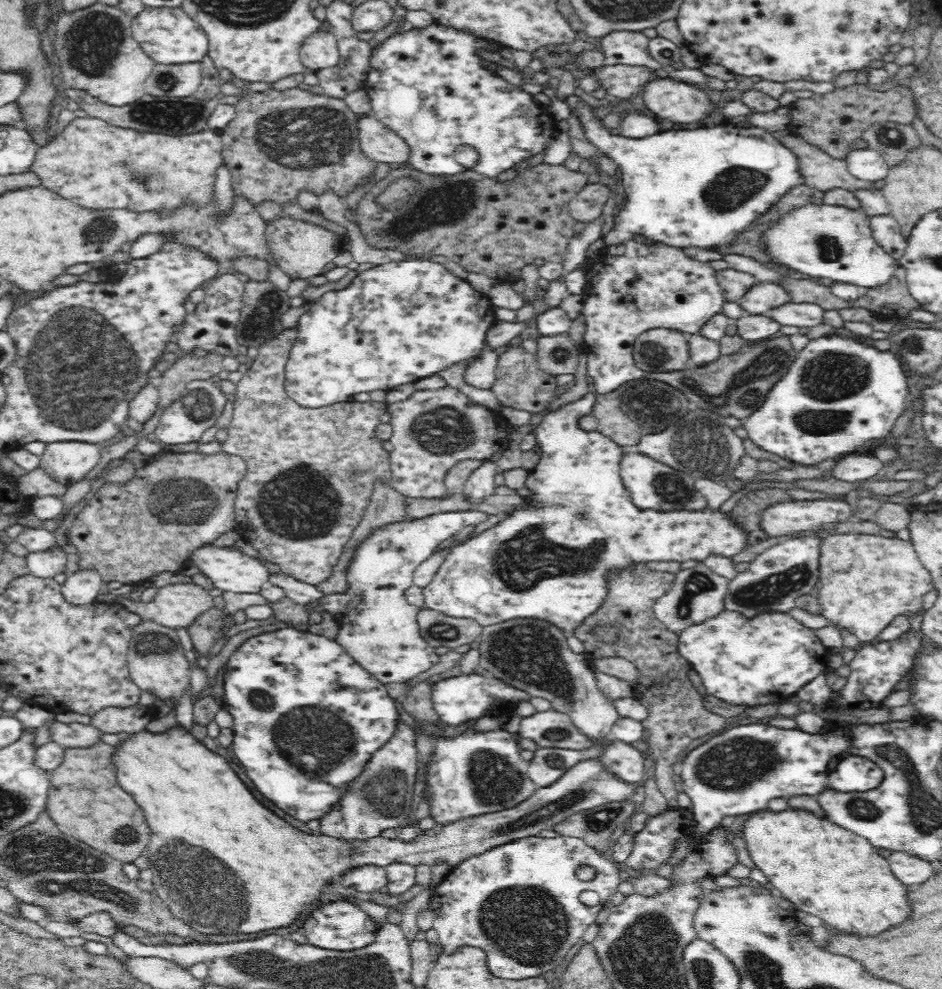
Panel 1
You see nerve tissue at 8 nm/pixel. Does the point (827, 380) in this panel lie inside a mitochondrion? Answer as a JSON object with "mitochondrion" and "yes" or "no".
{"mitochondrion":"yes"}

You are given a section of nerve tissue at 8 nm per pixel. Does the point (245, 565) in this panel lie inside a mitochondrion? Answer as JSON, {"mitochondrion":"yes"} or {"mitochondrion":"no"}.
{"mitochondrion":"no"}

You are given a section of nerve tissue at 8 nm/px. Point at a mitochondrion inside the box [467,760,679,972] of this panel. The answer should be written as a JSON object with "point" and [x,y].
{"point":[529,926]}

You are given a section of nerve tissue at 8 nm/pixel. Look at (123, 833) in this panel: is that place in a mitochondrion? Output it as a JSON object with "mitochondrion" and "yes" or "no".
{"mitochondrion":"yes"}

